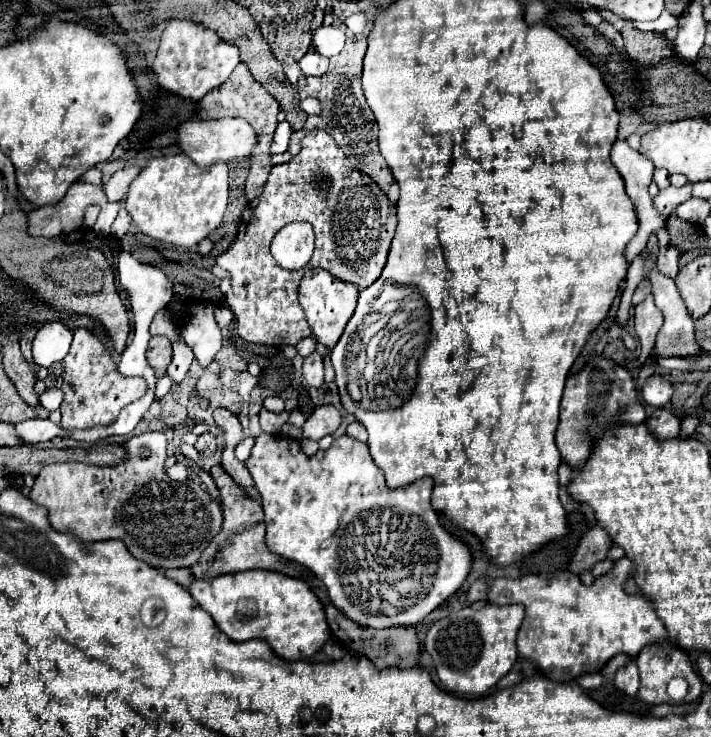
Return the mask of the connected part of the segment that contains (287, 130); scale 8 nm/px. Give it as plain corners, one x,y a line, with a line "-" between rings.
281,121
277,131
275,131
275,143
271,145
271,153
285,153
289,147
289,137
291,137
293,129
289,121

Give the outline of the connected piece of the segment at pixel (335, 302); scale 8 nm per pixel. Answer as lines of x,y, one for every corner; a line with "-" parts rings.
311,269
303,275
301,285
299,285
299,303
307,315
313,337
319,343
323,343
329,349
335,347
335,343
339,341
339,337
343,333
343,327
347,325
347,319
351,319
351,315
355,311
357,295
359,295
357,287
351,287
349,283
339,281
325,269

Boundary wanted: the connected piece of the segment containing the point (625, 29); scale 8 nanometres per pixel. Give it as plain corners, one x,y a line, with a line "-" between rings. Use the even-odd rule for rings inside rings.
601,13
605,21
609,21
625,41
625,51
631,59
635,59
641,65
655,65
663,57
671,55
671,47
657,35
657,33
645,33
631,27
629,21
621,21
611,13

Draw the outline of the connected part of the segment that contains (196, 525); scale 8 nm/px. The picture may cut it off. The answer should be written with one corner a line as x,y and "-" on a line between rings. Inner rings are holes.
161,431
141,433
125,443
129,457
113,467
85,465
85,463
51,463
41,469
35,477
35,485
31,487
29,499
47,509
47,519
55,531
69,533
83,543
95,543
105,539
121,539
133,557
149,563
151,567
177,569
189,567
199,559
203,549
211,543
211,539
221,529
221,507
207,489
197,481
171,481
165,475
165,459
167,459
167,439
-
141,453
149,453
143,457

